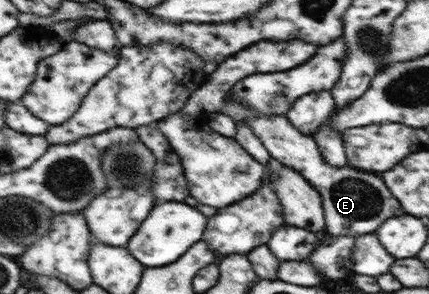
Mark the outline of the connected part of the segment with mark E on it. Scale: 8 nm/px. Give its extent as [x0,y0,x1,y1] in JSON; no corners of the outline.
[220,98,404,236]

